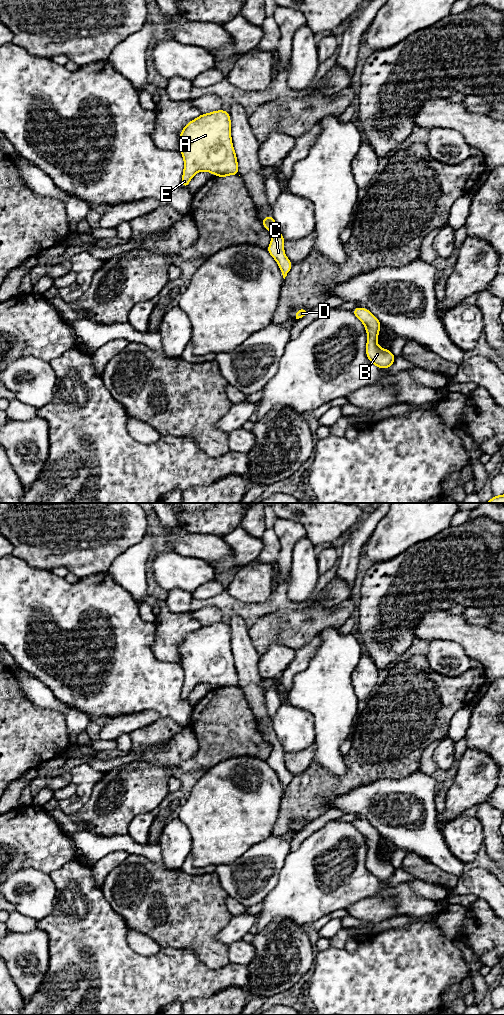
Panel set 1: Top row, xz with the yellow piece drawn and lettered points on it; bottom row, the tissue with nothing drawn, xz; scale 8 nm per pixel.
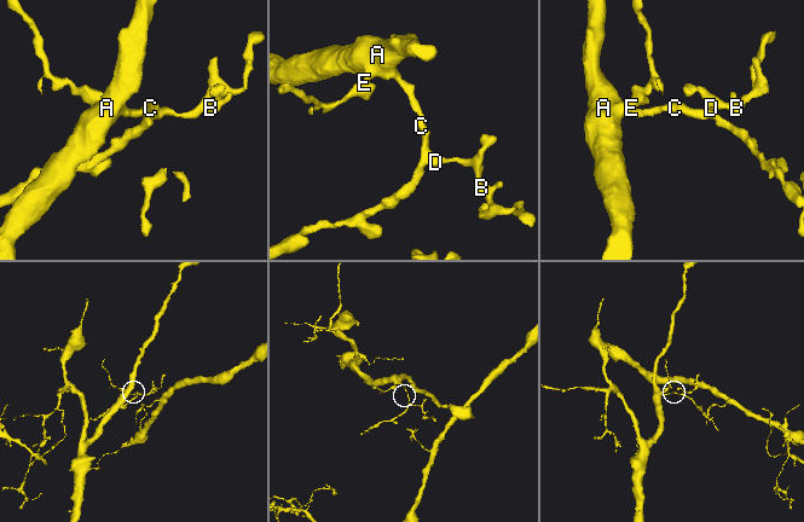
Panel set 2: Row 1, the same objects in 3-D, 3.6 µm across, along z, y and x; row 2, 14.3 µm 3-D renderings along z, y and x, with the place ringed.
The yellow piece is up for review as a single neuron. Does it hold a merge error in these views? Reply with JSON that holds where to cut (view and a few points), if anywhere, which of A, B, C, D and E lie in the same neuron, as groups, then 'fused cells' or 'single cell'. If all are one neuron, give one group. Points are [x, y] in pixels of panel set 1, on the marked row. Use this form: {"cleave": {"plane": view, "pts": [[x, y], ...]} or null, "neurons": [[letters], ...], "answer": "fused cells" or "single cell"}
{"cleave": null, "neurons": [["A", "B", "C", "D", "E"]], "answer": "single cell"}

